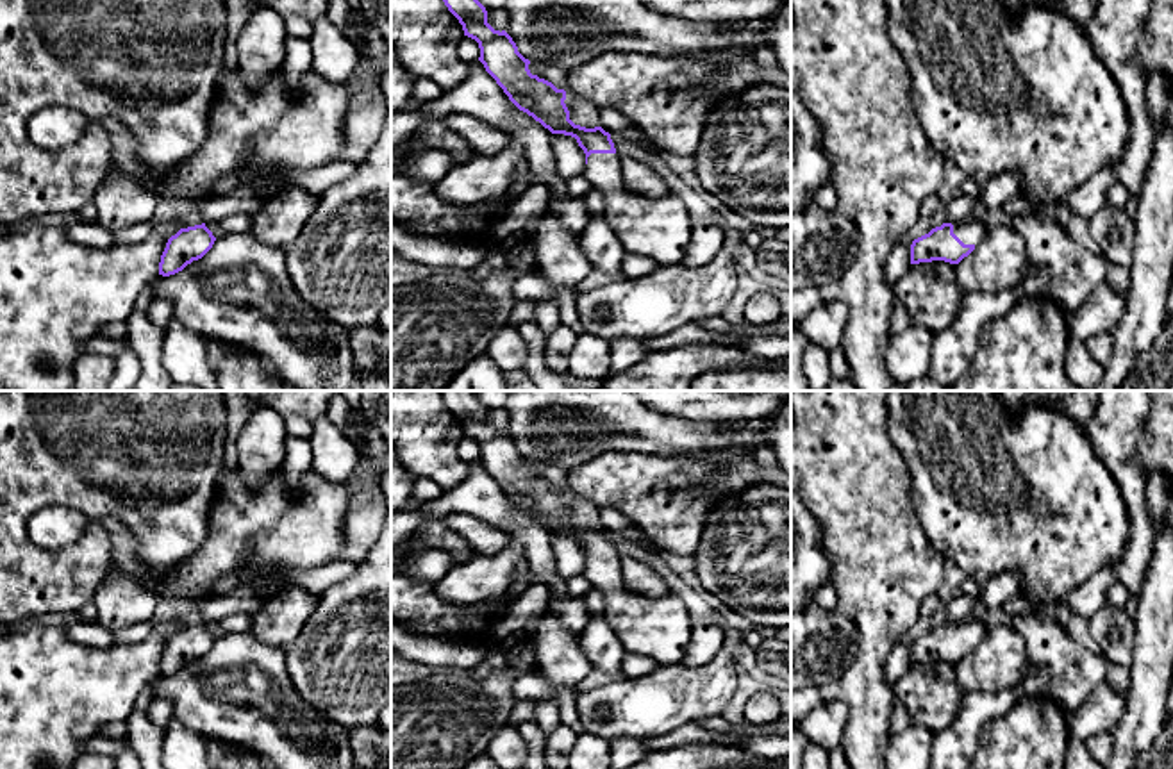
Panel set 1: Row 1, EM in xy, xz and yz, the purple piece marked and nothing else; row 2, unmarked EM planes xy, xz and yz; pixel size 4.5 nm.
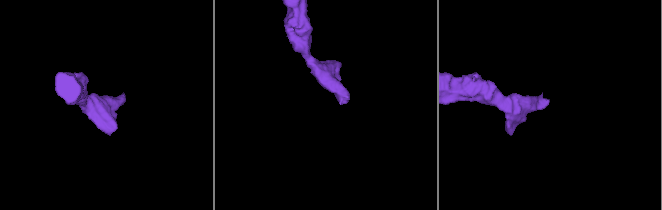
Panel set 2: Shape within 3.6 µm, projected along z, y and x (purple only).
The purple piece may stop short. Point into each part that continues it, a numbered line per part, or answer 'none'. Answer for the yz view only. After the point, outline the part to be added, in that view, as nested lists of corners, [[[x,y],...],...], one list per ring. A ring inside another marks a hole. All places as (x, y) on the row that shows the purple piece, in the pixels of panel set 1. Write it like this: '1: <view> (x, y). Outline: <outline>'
1: yz (973, 232). Outline: [[[993,214],[989,219],[978,219],[975,218],[969,223],[964,225],[953,225],[953,234],[964,243],[964,244],[980,244],[984,237],[989,232],[989,227],[994,219],[1000,219],[998,214]]]

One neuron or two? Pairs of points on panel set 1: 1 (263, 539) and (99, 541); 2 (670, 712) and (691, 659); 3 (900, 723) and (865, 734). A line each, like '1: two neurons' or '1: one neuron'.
1: two neurons
2: two neurons
3: two neurons

